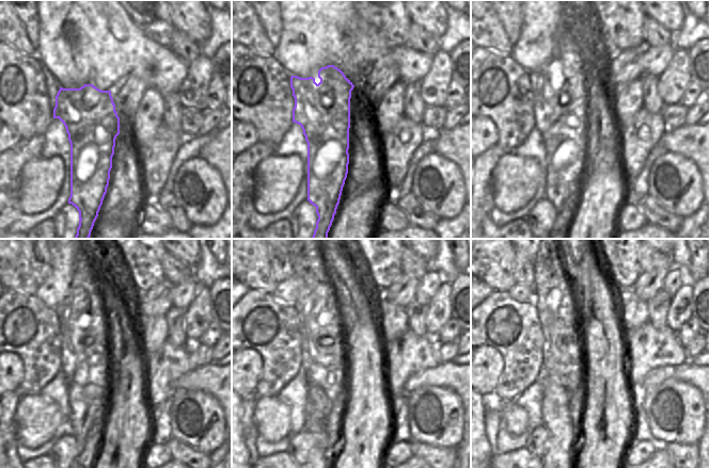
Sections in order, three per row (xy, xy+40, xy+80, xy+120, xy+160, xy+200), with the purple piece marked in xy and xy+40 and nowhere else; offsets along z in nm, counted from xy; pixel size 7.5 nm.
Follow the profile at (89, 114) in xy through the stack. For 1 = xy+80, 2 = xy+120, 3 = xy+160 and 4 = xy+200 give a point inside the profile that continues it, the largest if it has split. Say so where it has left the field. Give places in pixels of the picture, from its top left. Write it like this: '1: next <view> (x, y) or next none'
1: next xy+80 (559, 103)
2: next xy+120 (84, 357)
3: next xy+160 (321, 348)
4: next xy+200 (553, 299)

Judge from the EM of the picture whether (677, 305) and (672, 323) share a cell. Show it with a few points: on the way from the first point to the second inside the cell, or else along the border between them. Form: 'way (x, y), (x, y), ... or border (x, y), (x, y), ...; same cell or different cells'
way (676, 309), (675, 319); same cell

